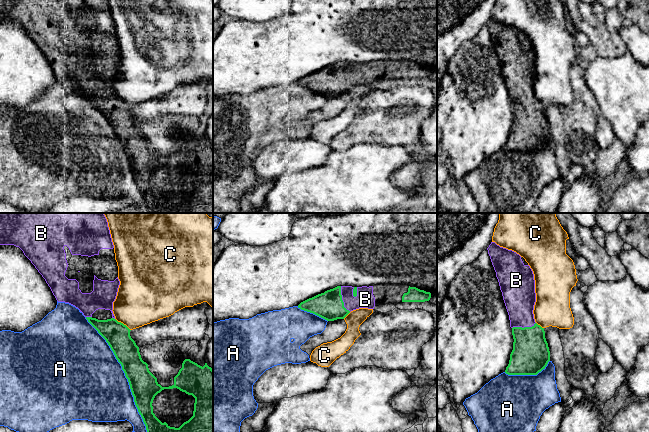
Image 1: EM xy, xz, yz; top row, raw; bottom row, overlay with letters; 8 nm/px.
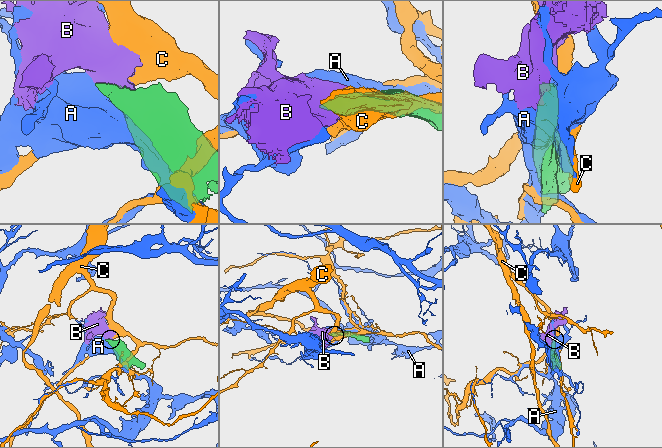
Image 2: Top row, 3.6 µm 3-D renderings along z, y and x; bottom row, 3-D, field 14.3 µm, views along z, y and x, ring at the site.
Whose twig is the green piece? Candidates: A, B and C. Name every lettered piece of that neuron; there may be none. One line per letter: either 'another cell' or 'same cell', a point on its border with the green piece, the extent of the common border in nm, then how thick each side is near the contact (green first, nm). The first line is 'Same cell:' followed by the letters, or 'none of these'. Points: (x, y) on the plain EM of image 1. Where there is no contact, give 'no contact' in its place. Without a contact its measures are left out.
Same cell: B
A: another cell; meets green in xy at (125, 151); contact 1050 nm long; 220 nm thick on the green side, 500 nm on the other
B: same cell; meets green in xz at (341, 75); contact 220 nm long; 220 nm thick on the green side, 140 nm on the other
C: another cell; meets green in xy at (122, 99); contact 160 nm long; 200 nm thick on the green side, 400 nm on the other

